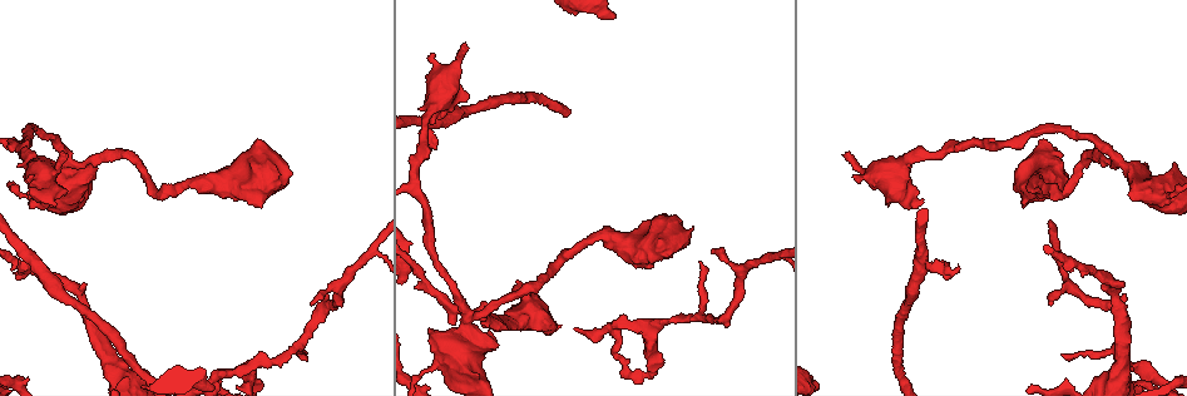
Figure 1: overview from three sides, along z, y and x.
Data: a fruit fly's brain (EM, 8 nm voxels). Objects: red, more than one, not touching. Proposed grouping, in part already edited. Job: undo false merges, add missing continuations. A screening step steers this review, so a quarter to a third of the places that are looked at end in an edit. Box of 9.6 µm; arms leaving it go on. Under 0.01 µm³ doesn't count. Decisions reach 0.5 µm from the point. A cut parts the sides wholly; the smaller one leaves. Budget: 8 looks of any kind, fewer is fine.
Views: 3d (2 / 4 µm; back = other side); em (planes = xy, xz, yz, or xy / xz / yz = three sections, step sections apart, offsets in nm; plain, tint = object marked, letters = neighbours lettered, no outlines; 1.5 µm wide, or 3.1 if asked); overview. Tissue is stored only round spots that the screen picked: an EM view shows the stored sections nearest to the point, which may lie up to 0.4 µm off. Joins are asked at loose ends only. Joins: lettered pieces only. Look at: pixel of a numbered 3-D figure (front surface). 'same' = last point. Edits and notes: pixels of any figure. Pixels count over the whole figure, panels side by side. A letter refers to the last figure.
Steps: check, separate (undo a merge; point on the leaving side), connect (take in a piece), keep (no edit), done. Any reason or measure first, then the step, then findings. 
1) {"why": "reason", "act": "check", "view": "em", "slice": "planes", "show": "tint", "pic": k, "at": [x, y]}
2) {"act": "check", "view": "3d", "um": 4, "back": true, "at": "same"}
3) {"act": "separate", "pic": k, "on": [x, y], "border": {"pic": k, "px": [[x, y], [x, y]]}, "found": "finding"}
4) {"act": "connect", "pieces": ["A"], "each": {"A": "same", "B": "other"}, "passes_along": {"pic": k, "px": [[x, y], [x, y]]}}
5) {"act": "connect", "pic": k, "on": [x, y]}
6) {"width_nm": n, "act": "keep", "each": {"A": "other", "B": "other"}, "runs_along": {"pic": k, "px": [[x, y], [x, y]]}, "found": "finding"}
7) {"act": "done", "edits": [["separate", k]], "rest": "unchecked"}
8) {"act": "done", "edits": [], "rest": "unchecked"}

{"why": "three-way junction", "act": "check", "view": "3d", "um": 2, "pic": 1, "at": [217, 377]}

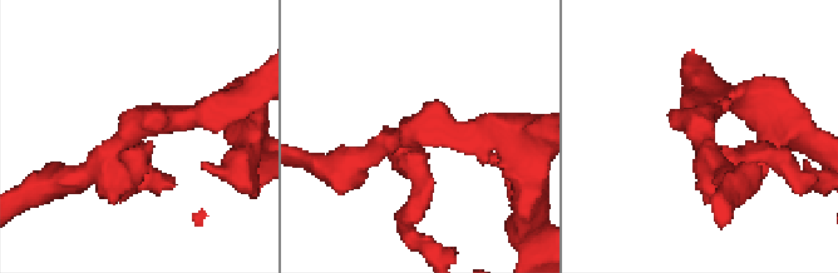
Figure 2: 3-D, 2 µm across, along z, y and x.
{"arms": 3, "act": "check", "view": "em", "slice": "planes", "show": "tint", "pic": 2, "at": [699, 128]}

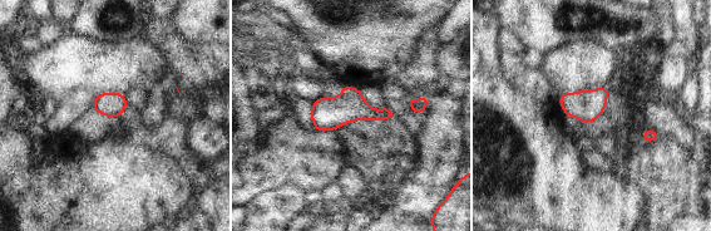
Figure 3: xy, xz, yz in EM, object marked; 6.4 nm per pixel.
{"act": "check", "view": "em", "slice": "planes", "show": "letters", "at": "same"}

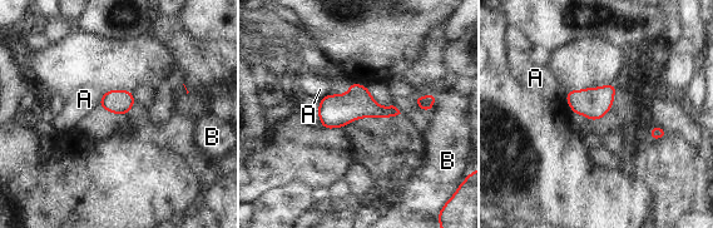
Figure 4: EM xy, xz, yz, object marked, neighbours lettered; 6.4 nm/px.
{"act": "keep", "each": {"A": "other", "B": "other"}, "found": "all the same neuron"}

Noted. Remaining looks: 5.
{"why": "two arms in line, one across", "act": "check", "view": "3d", "um": 2, "pic": 1, "at": [375, 251]}

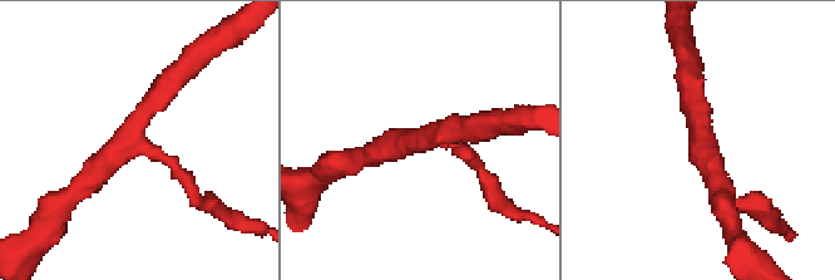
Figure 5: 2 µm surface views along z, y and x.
{"act": "check", "view": "em", "slice": "xz", "step": 4, "show": "tint", "pic": 5, "at": [413, 143]}

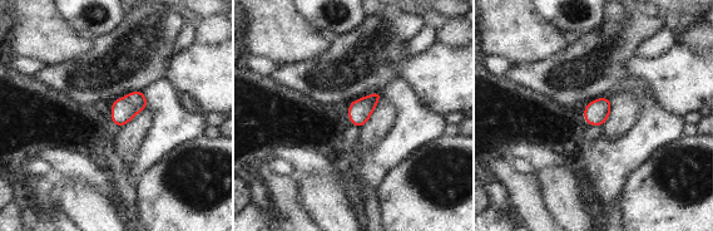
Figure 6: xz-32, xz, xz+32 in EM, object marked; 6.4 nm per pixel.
{"why": "cut it another way", "act": "check", "view": "em", "slice": "planes", "show": "letters", "at": "same"}

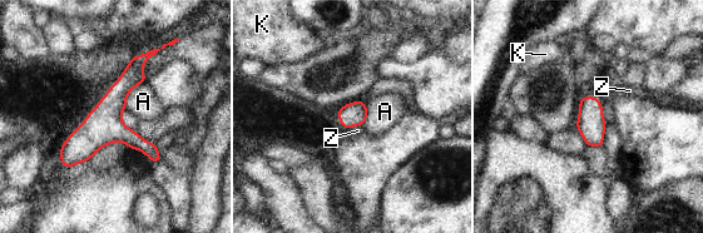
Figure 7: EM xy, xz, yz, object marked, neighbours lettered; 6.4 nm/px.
{"longest_contact_nm": ["A", 240], "act": "keep", "each": {"A": "other", "K": "other", "Z": "other"}, "border": {"pic": 7, "px": [[362, 125], [355, 125], [347, 130]]}, "found": "continuous, no second neuron"}

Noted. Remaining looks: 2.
{"act": "done", "edits": [], "rest": "unchecked"}

